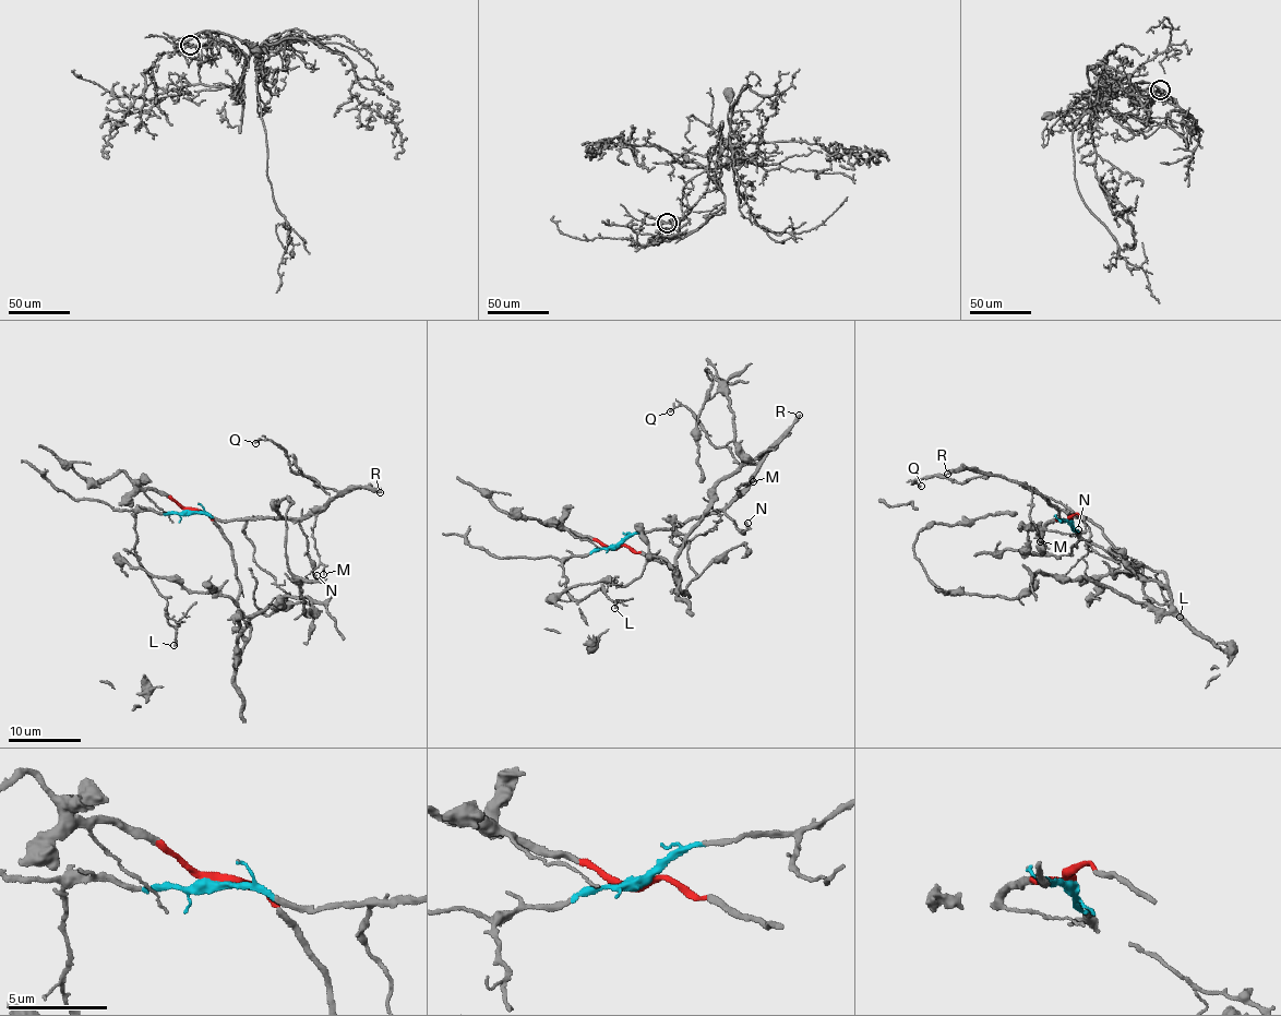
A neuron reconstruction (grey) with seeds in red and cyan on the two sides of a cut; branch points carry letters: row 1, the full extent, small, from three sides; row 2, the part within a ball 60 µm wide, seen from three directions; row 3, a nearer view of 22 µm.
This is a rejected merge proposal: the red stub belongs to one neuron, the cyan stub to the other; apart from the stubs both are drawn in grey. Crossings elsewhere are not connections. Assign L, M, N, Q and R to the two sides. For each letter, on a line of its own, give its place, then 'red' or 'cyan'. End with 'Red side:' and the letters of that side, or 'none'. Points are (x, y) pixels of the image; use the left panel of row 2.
L: (174, 645) | cyan
M: (323, 574) | cyan
N: (316, 575) | cyan
Q: (255, 443) | cyan
R: (380, 492) | cyan
Red side: none

